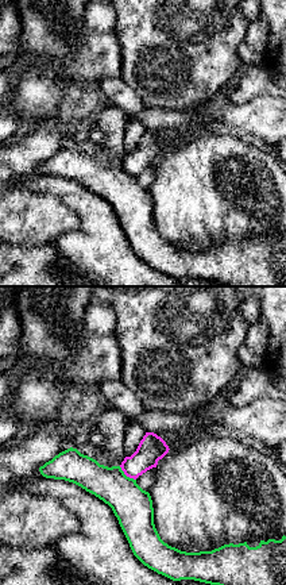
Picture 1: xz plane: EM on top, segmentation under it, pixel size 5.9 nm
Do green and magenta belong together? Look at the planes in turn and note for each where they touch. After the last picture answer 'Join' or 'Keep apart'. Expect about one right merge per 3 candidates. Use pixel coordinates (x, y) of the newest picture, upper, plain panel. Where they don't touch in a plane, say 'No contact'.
Touches green at (126, 173)

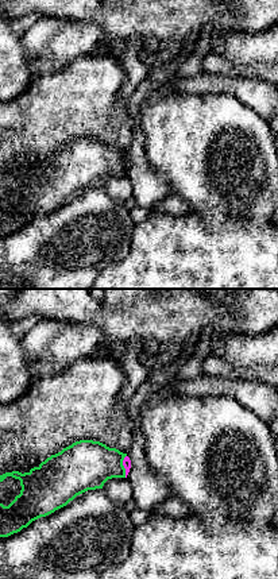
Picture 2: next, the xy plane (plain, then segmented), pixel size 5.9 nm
Touches green at (123, 163)

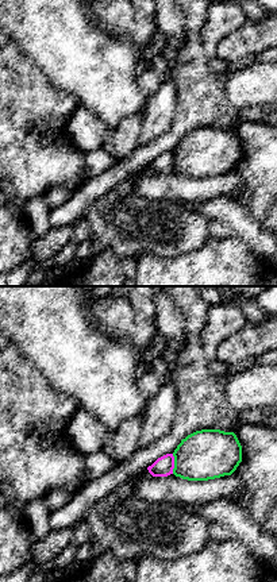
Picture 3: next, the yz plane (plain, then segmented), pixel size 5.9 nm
Touches green at (174, 161)

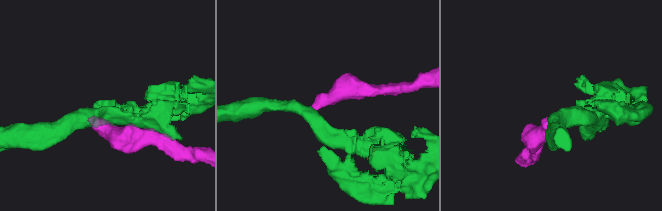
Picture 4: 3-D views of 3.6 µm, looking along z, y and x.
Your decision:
Keep apart

